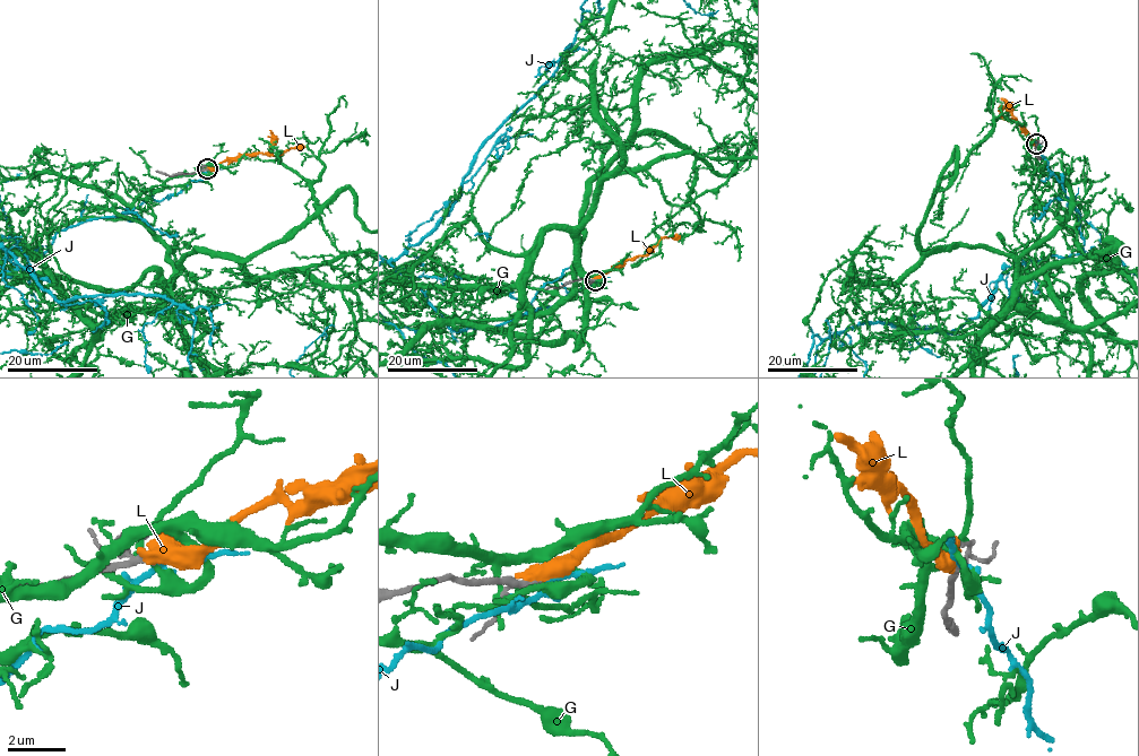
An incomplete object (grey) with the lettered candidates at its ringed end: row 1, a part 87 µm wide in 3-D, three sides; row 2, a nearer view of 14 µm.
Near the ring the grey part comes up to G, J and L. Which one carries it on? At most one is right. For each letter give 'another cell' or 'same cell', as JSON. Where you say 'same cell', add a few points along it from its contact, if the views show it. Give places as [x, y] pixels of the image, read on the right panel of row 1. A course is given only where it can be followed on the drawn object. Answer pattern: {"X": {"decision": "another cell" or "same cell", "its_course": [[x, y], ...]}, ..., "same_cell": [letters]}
{"G": {"decision": "another cell"}, "J": {"decision": "another cell"}, "L": {"decision": "another cell"}, "same_cell": []}

